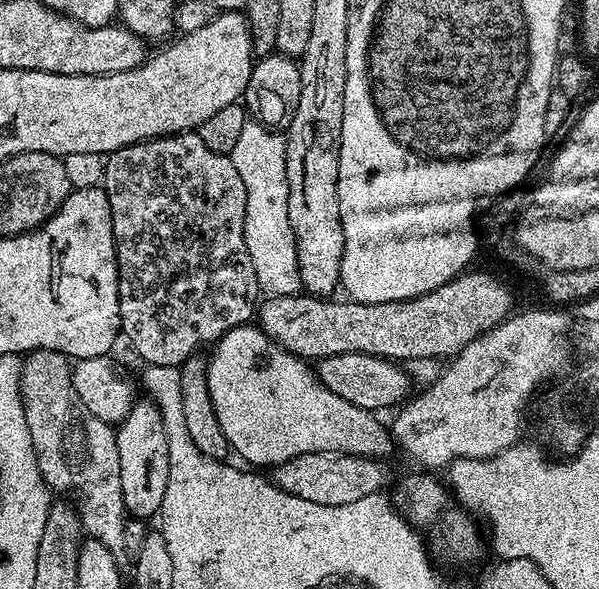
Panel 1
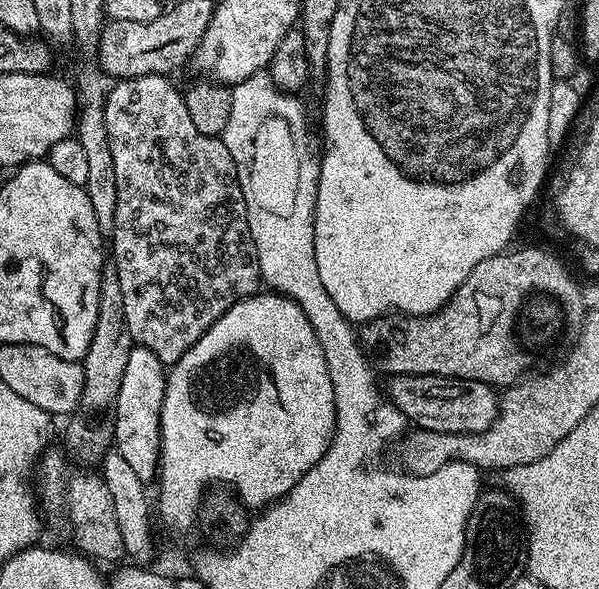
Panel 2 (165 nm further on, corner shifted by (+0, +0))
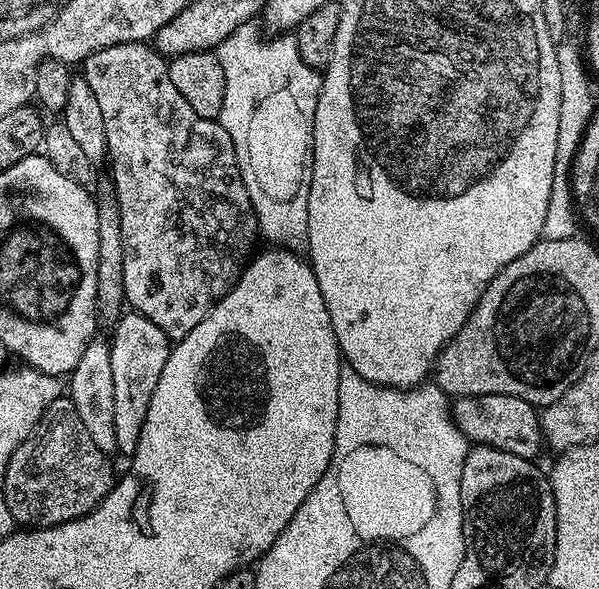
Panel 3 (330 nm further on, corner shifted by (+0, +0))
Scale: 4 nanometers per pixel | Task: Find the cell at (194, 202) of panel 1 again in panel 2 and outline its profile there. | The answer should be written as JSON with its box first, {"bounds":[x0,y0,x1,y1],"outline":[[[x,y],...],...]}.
{"bounds":[104,76,261,366],"outline":[[[130,76],[120,78],[115,81],[108,89],[108,100],[104,103],[104,117],[106,118],[106,134],[110,138],[110,154],[114,157],[114,178],[118,182],[118,210],[114,212],[114,226],[110,233],[110,256],[114,261],[114,267],[118,274],[118,282],[122,286],[122,302],[126,305],[126,326],[130,326],[130,334],[133,341],[139,347],[146,350],[154,350],[154,354],[158,354],[158,358],[166,366],[171,366],[179,362],[182,354],[186,354],[186,350],[190,350],[190,346],[194,346],[194,342],[198,342],[198,338],[202,338],[202,334],[206,334],[206,330],[210,330],[210,326],[214,326],[214,322],[218,322],[222,318],[222,314],[226,314],[226,310],[230,310],[230,306],[234,306],[239,300],[245,300],[248,296],[253,295],[261,287],[260,267],[258,266],[258,250],[254,246],[254,238],[250,234],[250,226],[248,225],[248,215],[246,214],[246,202],[242,194],[242,186],[238,178],[238,170],[234,158],[230,154],[230,150],[226,150],[223,139],[220,136],[207,136],[202,134],[202,130],[198,130],[198,126],[194,126],[193,120],[190,119],[190,110],[186,110],[186,102],[184,101],[184,92],[176,89],[171,84],[168,76]]]}

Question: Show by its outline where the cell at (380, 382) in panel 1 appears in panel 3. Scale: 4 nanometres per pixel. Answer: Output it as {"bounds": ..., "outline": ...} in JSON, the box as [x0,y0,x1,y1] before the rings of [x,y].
{"bounds":[450,394,545,456],"outline":[[[502,394],[461,396],[451,401],[450,411],[458,430],[473,445],[494,446],[498,450],[506,450],[519,456],[528,456],[545,447],[537,405],[522,398]]]}

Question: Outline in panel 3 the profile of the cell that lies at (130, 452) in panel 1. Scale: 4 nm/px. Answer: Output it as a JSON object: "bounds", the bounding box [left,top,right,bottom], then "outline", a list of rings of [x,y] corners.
{"bounds":[110,311,170,458],"outline":[[[125,311],[114,325],[110,335],[110,371],[114,374],[114,434],[118,437],[116,452],[130,458],[136,453],[136,447],[146,422],[146,410],[150,410],[150,398],[158,378],[162,378],[162,366],[170,351],[170,341],[150,318],[141,312]]]}

